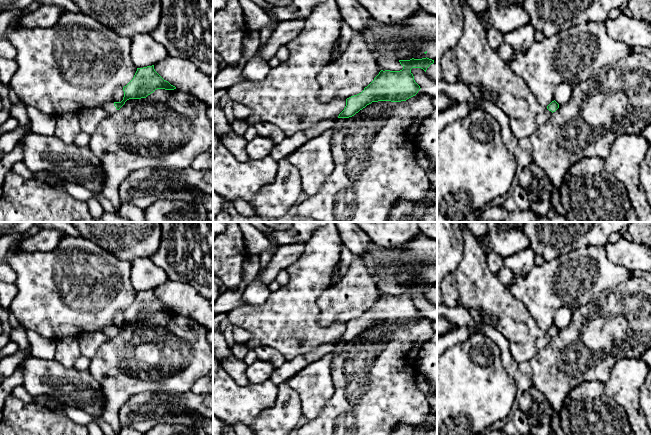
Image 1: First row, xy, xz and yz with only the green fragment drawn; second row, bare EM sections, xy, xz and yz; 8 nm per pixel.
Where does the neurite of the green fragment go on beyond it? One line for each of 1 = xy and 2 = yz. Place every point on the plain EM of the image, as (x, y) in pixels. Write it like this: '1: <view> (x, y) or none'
1: xy (109, 331)
2: none

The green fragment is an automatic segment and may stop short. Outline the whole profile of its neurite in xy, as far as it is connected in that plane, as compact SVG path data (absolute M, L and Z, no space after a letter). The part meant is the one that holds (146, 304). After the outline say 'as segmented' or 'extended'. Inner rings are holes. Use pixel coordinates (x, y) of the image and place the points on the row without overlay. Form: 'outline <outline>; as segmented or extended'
outline M154 289L137 292L133 303L123 311L123 324L107 327L101 332L109 338L116 337L127 324L146 322L157 313L174 314L176 311L161 301Z; extended

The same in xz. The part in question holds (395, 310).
outline M429 282L399 284L403 293L400 295L381 294L364 314L346 323L346 330L338 342L349 342L372 326L401 326L415 320L421 313L411 297L412 292L421 292L425 296L434 287Z; as segmented

